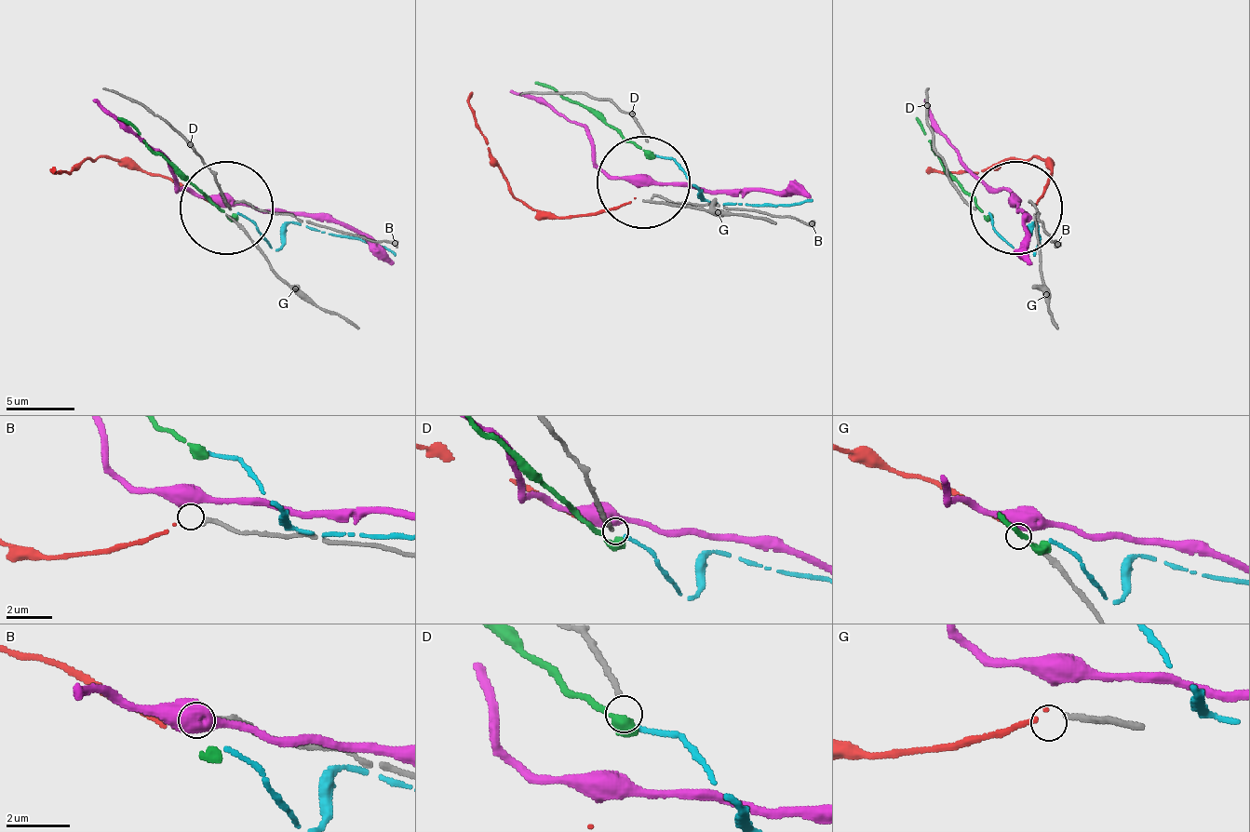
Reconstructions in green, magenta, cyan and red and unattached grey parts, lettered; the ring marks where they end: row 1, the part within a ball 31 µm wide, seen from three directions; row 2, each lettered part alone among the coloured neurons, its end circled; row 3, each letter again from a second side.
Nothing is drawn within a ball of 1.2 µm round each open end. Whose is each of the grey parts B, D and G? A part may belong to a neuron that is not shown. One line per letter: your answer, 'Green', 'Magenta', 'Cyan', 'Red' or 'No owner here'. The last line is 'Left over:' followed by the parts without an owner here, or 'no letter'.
B: No owner here
D: Cyan
G: Red
Left over: B

